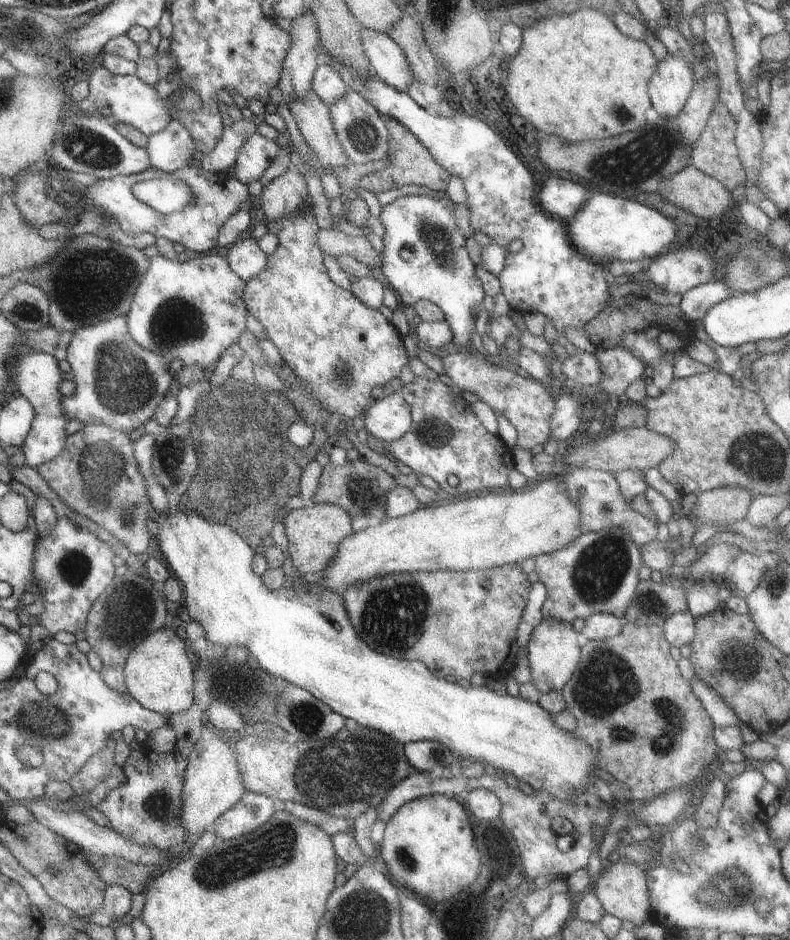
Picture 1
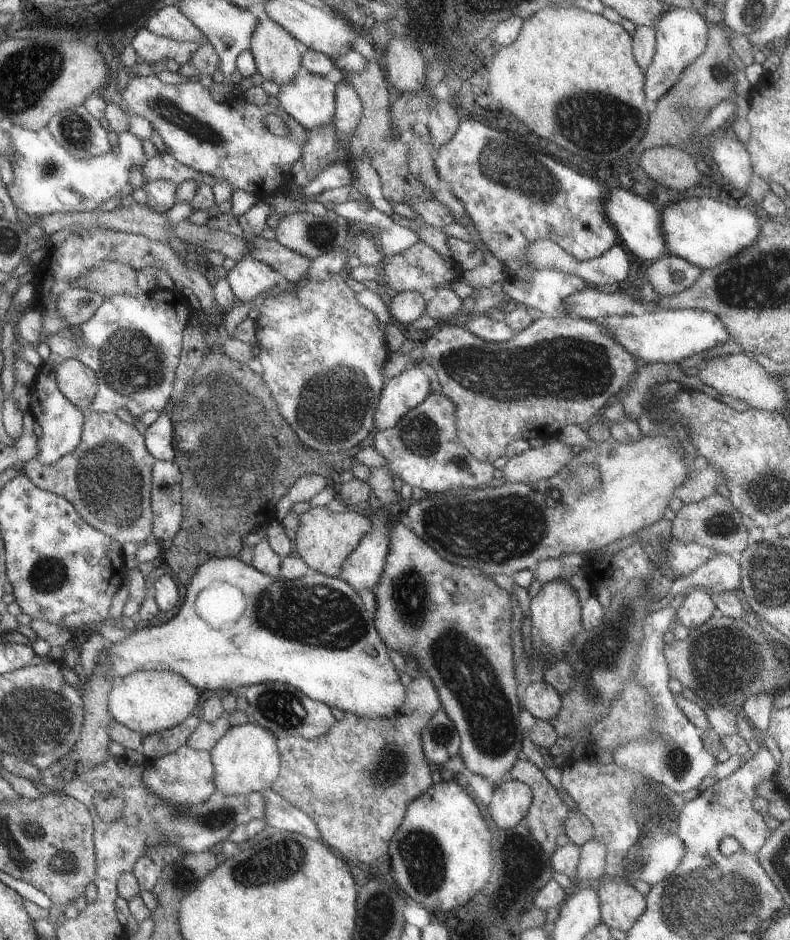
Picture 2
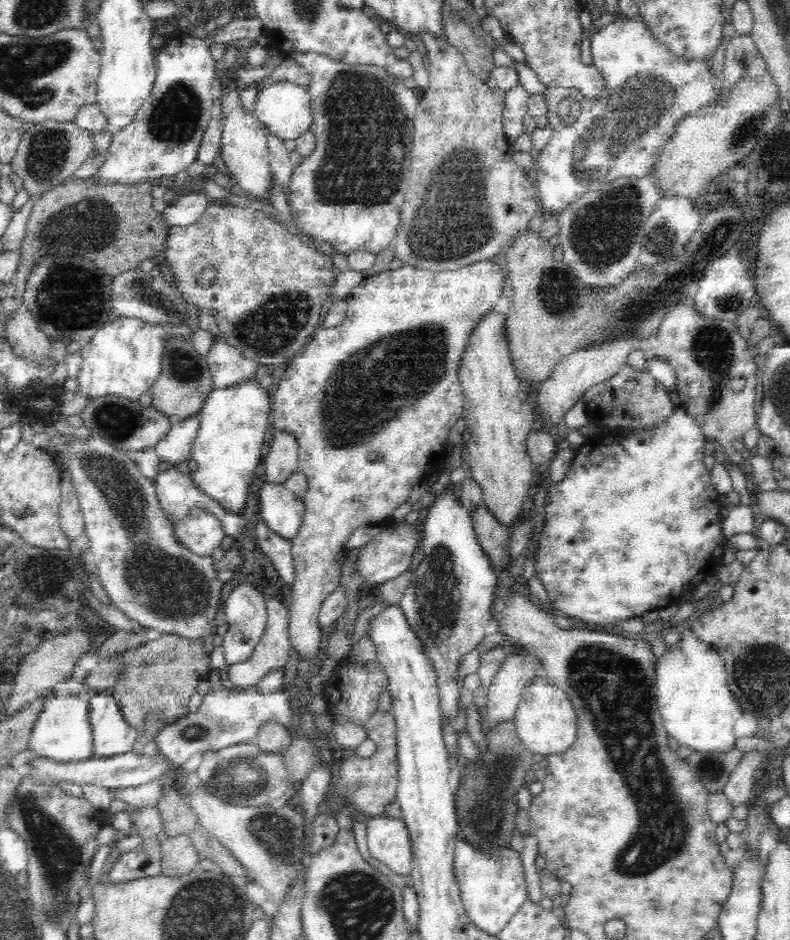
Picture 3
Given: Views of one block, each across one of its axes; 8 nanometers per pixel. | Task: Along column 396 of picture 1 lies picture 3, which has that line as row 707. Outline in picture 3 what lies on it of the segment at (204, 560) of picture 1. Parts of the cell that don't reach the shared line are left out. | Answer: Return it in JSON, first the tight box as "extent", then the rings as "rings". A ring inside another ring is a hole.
{"extent":[656,630,742,754],"rings":[[[692,630],[682,632],[682,640],[676,646],[670,646],[664,658],[656,658],[656,702],[662,716],[668,736],[676,738],[678,746],[686,746],[694,752],[704,754],[724,754],[736,750],[736,722],[742,718],[742,708],[738,706],[734,694],[728,688],[728,672],[724,658],[706,642],[700,642]]]}

